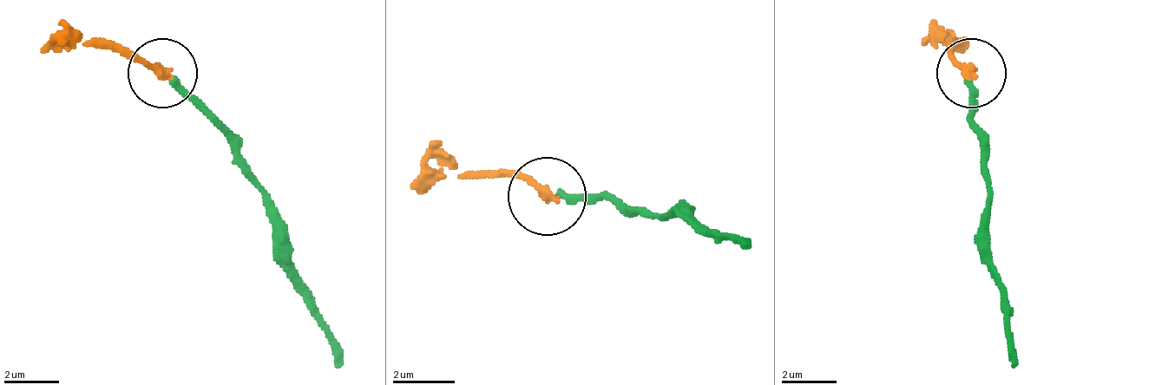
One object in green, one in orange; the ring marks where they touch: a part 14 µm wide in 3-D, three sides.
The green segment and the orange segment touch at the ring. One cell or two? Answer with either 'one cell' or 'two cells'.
two cells

